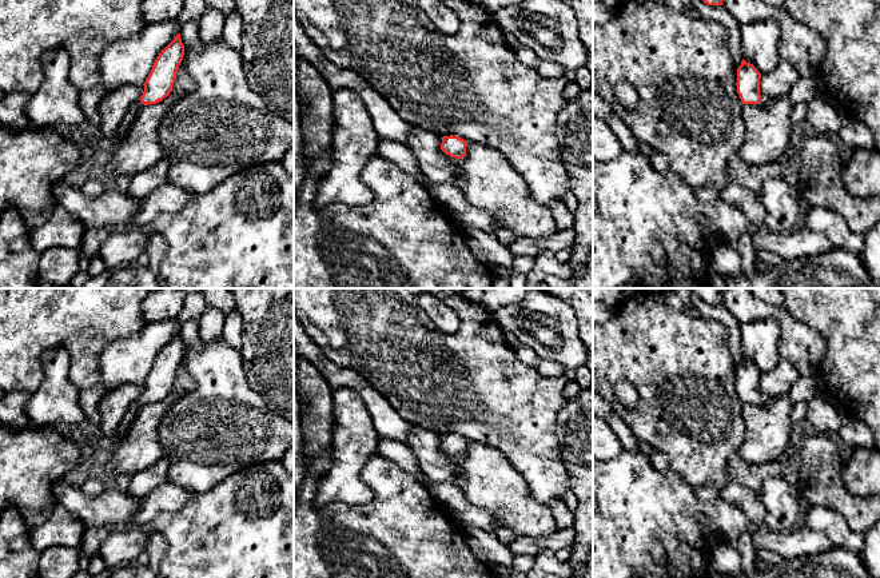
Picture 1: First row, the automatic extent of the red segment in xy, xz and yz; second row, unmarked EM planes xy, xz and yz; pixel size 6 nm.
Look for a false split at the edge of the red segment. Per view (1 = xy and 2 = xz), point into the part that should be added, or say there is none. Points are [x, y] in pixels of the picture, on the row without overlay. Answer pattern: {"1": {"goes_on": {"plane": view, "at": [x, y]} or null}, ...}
{"1": {"goes_on": {"plane": "xy", "at": [134, 410]}}, "2": {"goes_on": null}}

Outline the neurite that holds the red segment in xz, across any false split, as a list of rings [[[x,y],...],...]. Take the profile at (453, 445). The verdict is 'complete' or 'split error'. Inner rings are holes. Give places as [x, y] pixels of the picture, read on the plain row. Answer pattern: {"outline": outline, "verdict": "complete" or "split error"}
{"outline": [[[443,435],[441,449],[455,458],[462,458],[466,454],[467,441],[458,435]]], "verdict": "complete"}

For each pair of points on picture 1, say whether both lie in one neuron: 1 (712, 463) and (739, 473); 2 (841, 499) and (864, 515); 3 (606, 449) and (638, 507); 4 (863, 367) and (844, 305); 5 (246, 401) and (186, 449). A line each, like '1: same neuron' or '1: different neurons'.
1: different neurons
2: same neuron
3: different neurons
4: same neuron
5: same neuron

